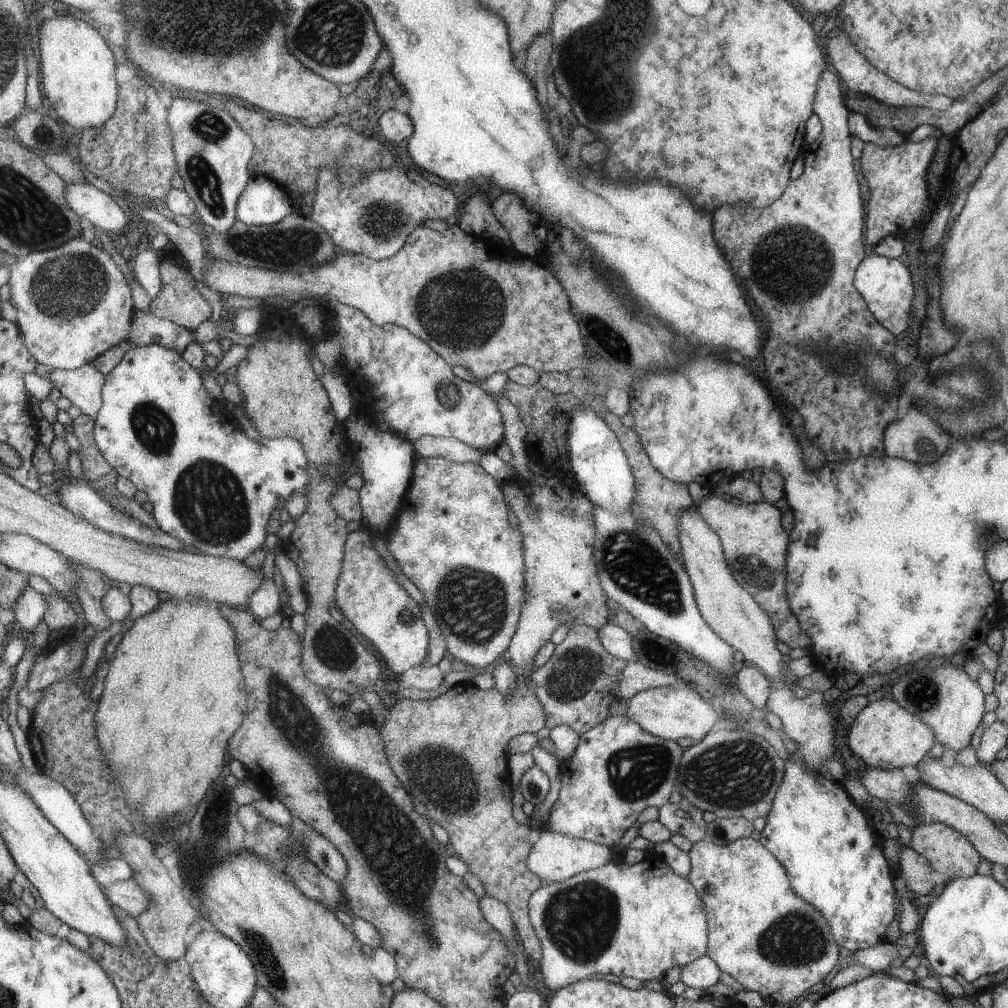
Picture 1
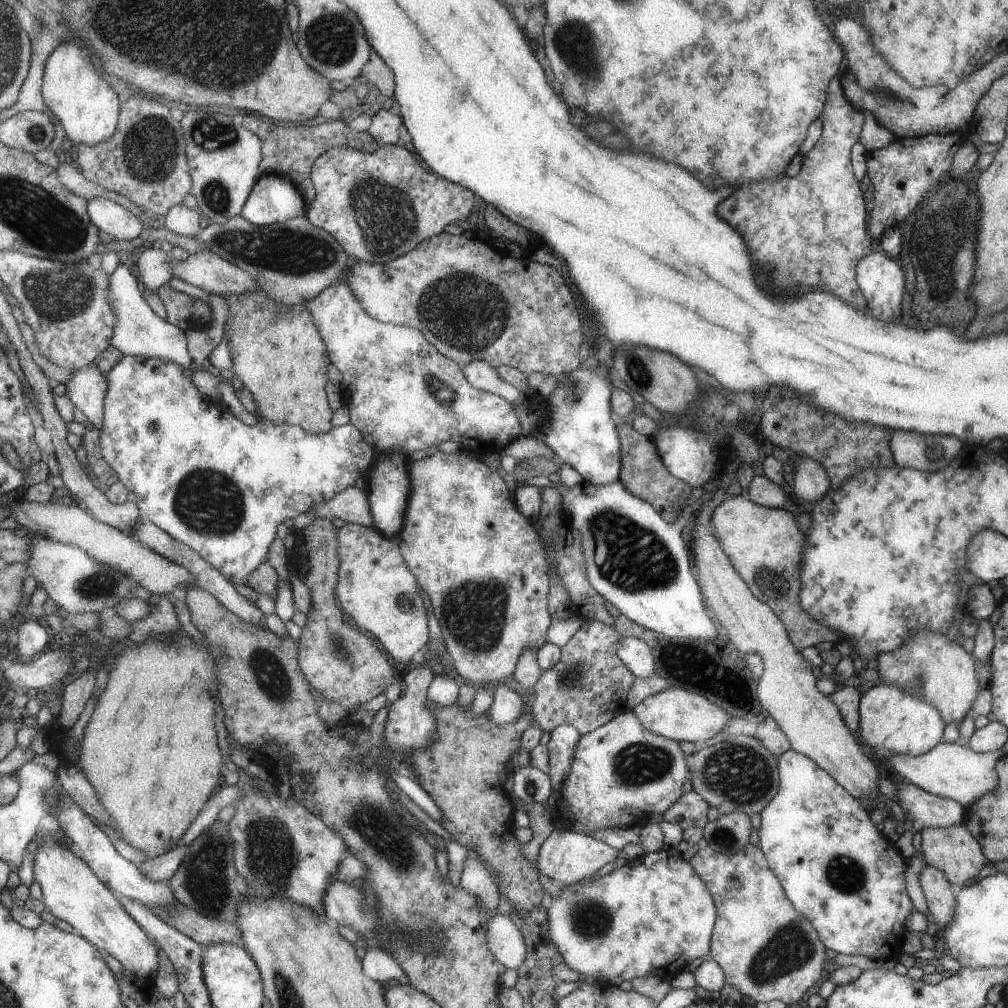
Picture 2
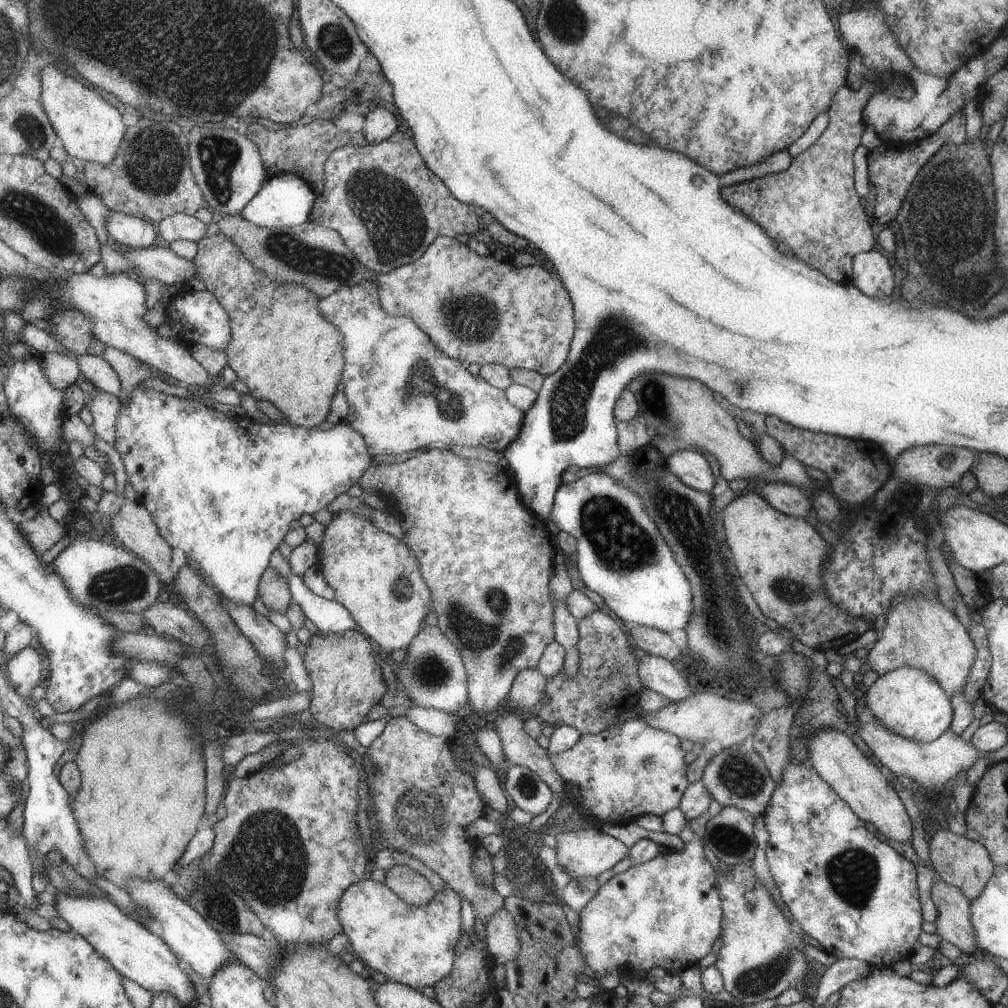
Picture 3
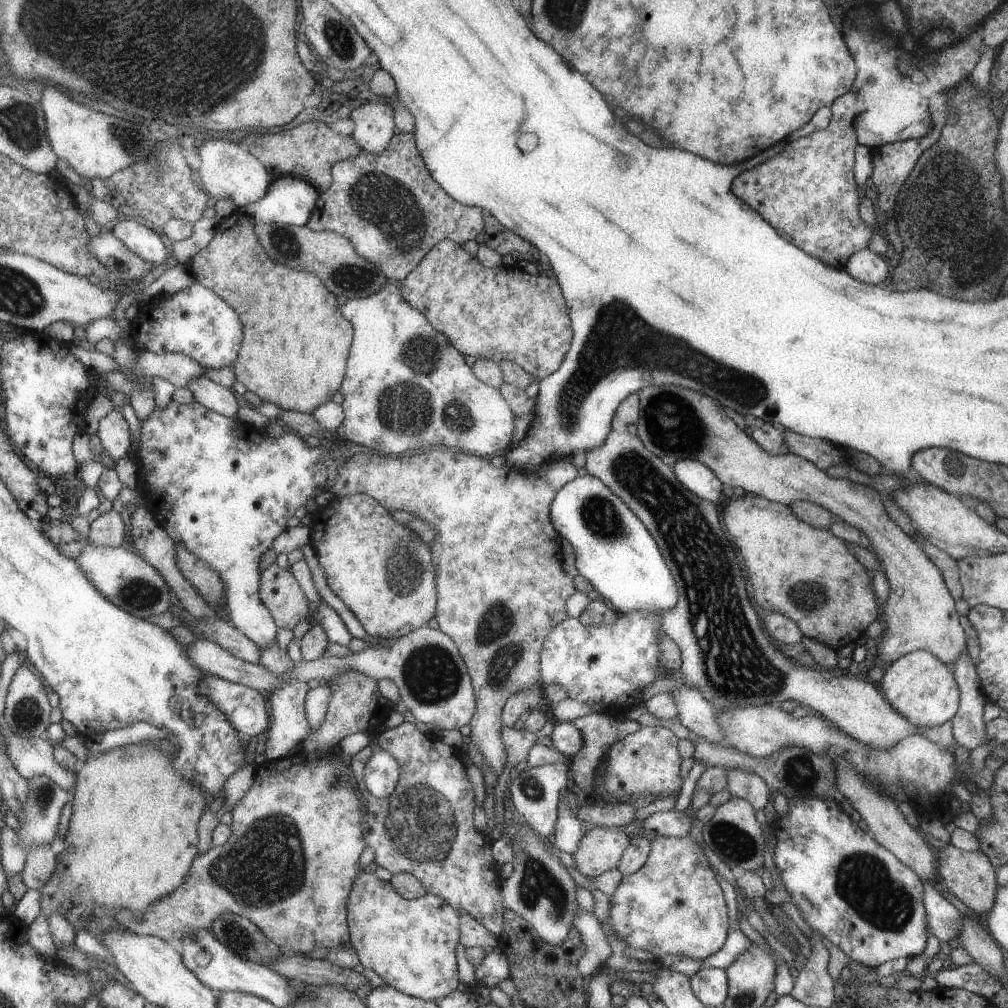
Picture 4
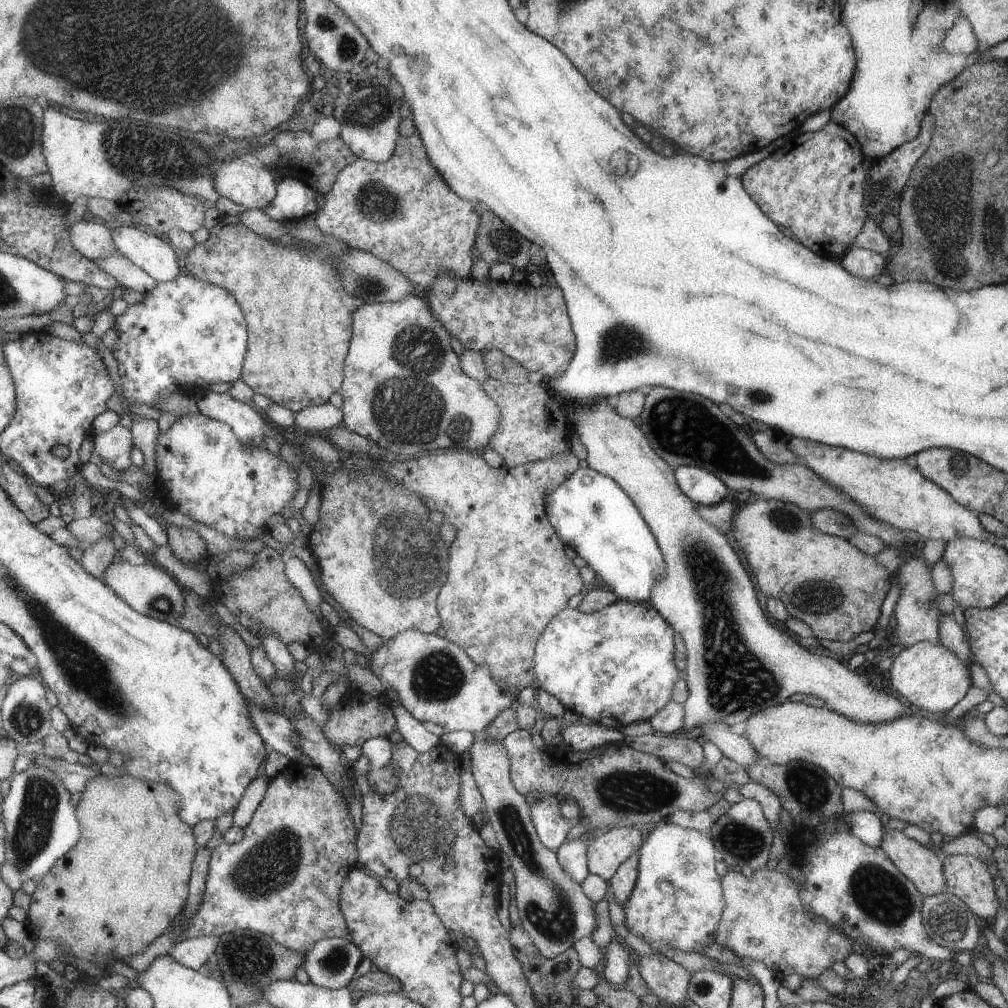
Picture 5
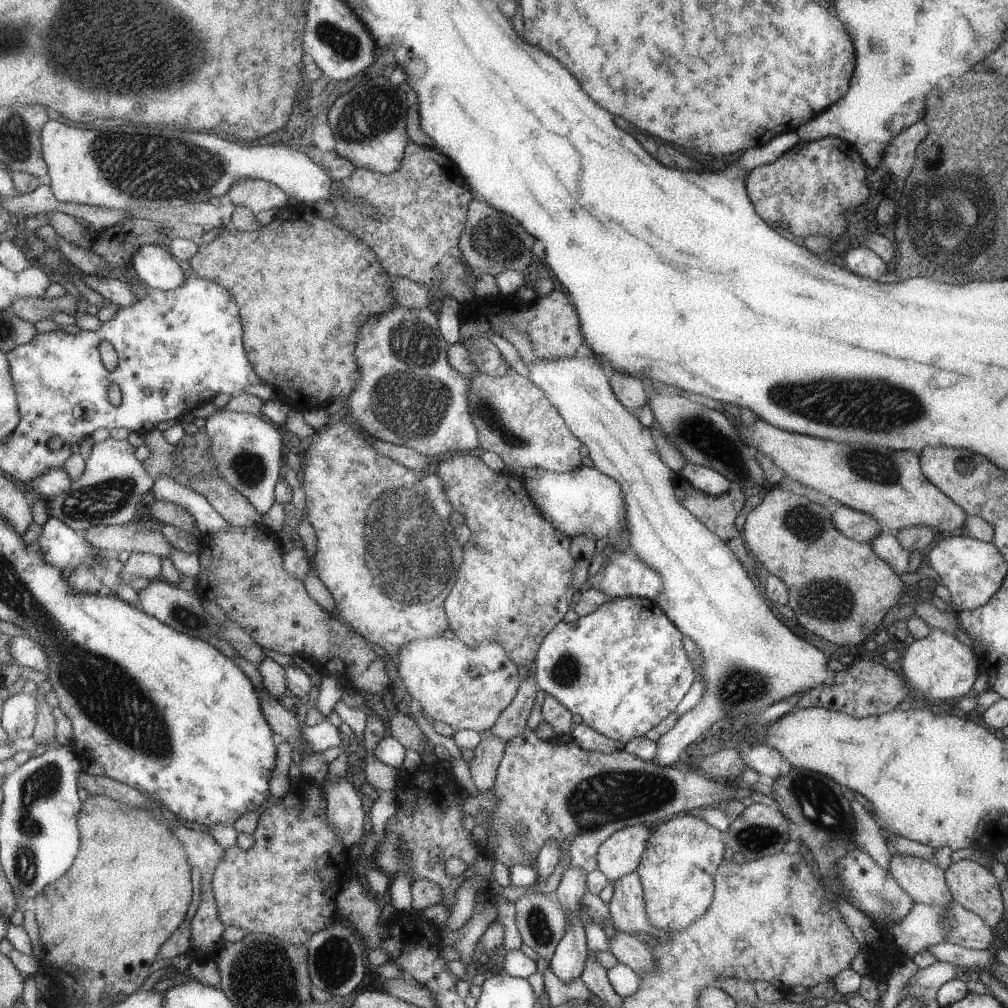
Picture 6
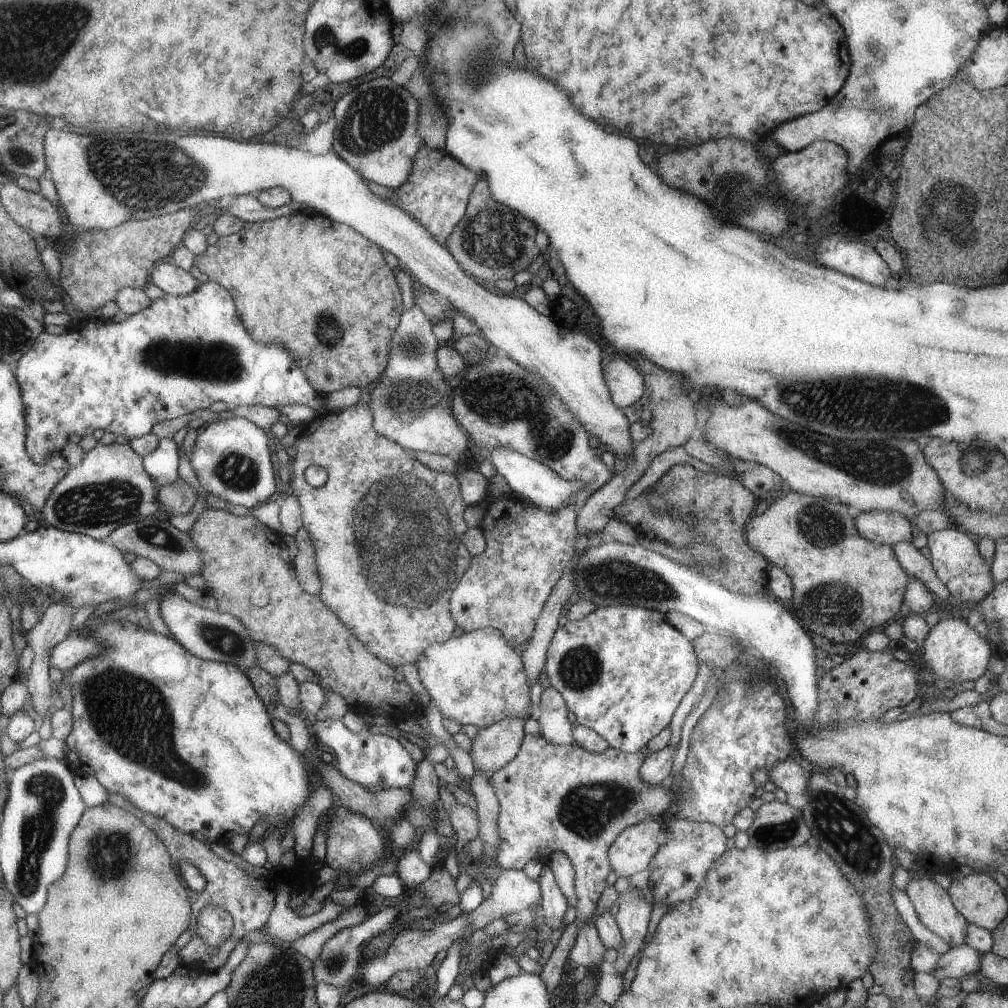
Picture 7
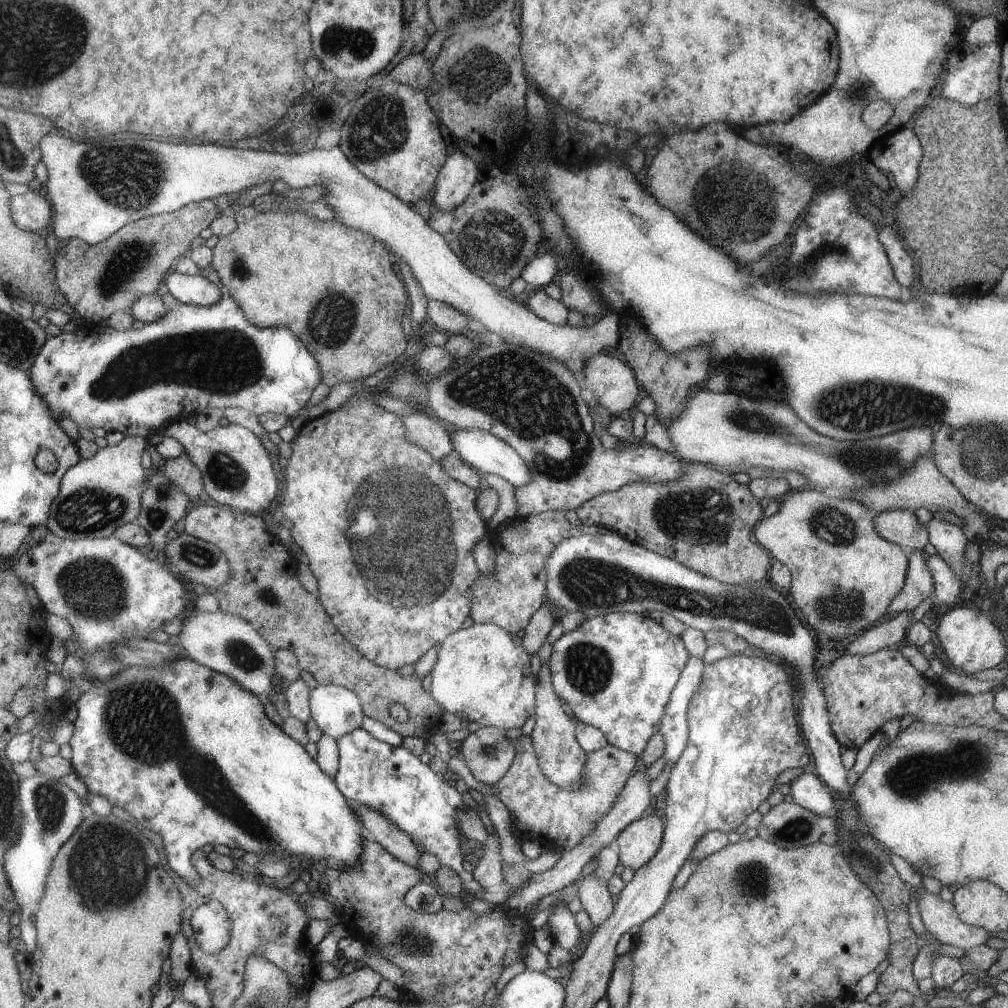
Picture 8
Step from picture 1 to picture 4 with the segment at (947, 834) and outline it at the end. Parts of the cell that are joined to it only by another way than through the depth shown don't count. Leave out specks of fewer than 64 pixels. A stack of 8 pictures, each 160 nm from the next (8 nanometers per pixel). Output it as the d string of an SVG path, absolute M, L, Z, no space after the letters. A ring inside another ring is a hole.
M947 844L937 852L939 860L939 881L947 888L949 894L956 897L967 908L974 910L979 916L989 912L994 905L997 896L997 884L995 884L995 870L989 864L989 859L981 852L965 852L955 846Z

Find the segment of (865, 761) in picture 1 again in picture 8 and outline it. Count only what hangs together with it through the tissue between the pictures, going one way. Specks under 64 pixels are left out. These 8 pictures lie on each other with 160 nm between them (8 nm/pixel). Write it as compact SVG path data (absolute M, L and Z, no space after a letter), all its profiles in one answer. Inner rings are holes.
M961 606L949 609L941 616L936 627L938 644L944 650L950 664L965 672L973 674L979 670L998 667L1005 656L1005 644L1003 634L999 632L999 626L995 626L983 612L978 609L963 608Z

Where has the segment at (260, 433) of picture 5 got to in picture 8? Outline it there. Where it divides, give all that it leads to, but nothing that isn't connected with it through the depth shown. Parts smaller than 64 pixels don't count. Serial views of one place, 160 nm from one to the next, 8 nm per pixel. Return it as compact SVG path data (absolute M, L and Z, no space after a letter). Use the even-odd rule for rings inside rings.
M177 419L168 423L163 433L165 437L182 441L185 452L192 456L194 463L202 470L206 492L212 502L244 513L259 514L277 498L279 480L270 452L267 445L248 428L228 423L204 433L190 426L186 420Z

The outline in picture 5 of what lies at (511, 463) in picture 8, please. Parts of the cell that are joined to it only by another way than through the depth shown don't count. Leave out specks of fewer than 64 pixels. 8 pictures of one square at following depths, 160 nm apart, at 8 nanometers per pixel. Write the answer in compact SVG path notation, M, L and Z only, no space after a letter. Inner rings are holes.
M589 466L579 467L546 496L545 509L558 537L567 543L579 558L585 560L586 566L592 568L598 584L613 591L618 600L647 602L650 599L650 590L658 585L664 574L662 554L638 507L613 479L591 470Z

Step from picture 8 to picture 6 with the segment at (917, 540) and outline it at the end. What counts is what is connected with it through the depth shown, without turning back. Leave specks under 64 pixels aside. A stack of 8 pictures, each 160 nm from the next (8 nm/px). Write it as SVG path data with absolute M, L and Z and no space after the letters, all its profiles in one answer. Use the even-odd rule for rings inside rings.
M845 505L831 512L834 527L848 539L869 543L881 532L881 526L871 515L853 510Z

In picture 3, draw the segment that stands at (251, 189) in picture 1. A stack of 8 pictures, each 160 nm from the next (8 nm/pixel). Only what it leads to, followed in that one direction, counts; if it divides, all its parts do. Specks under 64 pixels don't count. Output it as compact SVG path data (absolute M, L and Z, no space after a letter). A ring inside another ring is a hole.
M295 174L269 176L266 185L250 205L240 215L243 223L254 223L261 227L295 227L310 221L318 195L314 187L305 179Z

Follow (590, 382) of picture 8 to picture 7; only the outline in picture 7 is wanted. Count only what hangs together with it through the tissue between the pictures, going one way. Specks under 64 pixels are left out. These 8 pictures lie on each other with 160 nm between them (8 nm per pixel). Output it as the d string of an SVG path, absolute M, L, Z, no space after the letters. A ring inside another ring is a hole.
M625 357L613 358L603 368L603 374L615 407L625 409L636 402L644 402L646 389L642 376L627 363Z

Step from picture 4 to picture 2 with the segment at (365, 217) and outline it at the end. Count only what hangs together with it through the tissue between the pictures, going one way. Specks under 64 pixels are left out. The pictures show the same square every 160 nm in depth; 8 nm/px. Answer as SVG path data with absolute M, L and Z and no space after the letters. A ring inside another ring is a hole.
M379 145L371 153L345 146L331 148L315 162L312 180L318 197L309 206L307 217L315 226L335 236L356 262L367 264L387 264L410 253L427 238L443 233L446 225L463 222L469 216L469 208L473 208L473 194L469 190L441 180L427 170L423 178L415 156L397 145Z

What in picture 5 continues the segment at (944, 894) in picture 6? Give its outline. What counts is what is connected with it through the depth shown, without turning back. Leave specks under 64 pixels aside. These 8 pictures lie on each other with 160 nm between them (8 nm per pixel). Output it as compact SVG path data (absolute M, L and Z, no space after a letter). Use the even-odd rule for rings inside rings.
M884 825L879 847L924 897L945 892L942 861L932 850L907 838L901 830L889 830Z

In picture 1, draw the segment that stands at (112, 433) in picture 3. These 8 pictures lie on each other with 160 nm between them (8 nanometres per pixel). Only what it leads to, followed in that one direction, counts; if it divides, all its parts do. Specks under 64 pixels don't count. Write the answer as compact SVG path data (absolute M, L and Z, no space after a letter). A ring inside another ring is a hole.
M87 363L75 370L54 369L49 379L62 396L68 398L82 413L96 420L104 403L102 390L106 385L106 376L93 363Z

